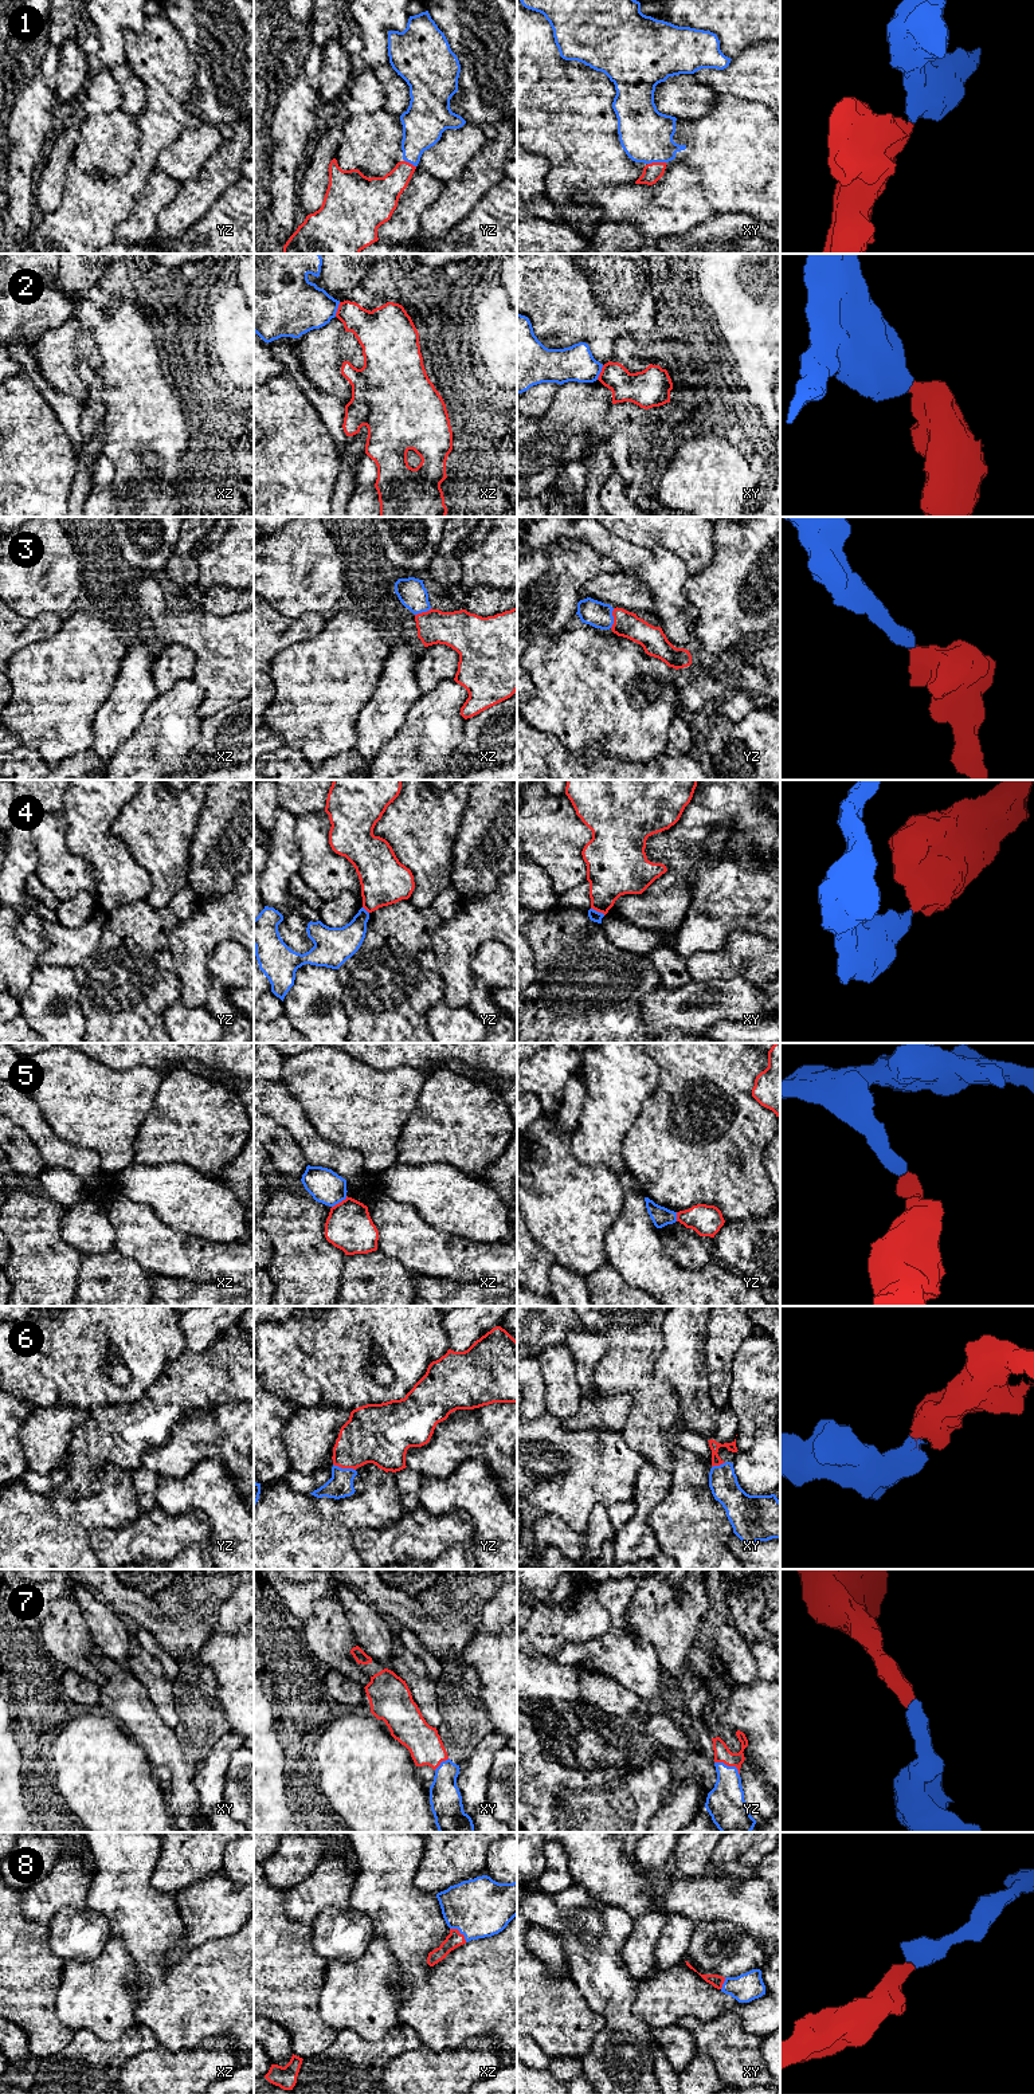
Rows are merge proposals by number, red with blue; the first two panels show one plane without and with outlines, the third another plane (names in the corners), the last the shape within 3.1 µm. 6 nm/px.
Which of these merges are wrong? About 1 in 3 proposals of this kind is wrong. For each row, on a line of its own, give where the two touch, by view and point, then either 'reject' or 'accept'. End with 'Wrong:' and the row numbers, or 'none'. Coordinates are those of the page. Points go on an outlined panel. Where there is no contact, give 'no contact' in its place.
1: xy (655, 163) | accept
2: xz (337, 309) | reject
3: yz (614, 618) | accept
4: xy (598, 910) | reject
5: xz (339, 1203) | reject
6: yz (344, 1467) | accept
7: yz (729, 1765) | accept
8: xz (458, 1932) | accept
Wrong: 2, 4, 5

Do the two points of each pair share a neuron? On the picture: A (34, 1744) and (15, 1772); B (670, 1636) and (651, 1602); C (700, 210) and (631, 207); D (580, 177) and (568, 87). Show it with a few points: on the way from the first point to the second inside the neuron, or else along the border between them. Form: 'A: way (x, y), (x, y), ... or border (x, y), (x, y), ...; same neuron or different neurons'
A: border (14, 1734), (22, 1757), (23, 1792); different neurons
B: way (670, 1628), (657, 1610); same neuron
C: way (682, 211), (649, 210); same neuron
D: way (580, 155), (580, 140), (568, 118), (568, 110); same neuron

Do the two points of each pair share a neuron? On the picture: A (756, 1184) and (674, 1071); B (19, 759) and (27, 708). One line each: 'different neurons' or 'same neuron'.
A: same neuron
B: different neurons

